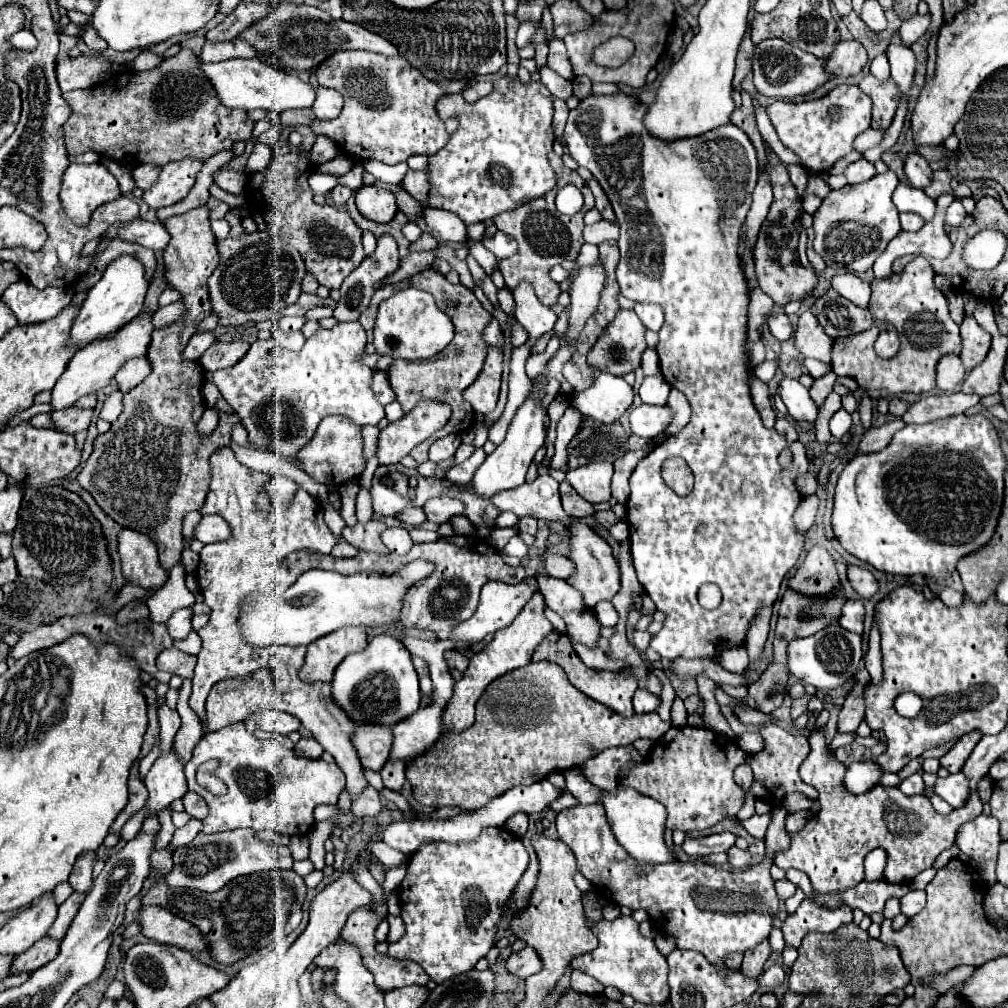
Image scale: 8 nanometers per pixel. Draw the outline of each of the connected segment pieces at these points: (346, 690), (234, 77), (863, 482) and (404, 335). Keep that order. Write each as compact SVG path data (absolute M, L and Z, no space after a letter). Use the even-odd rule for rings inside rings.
M392 634L374 636L366 650L346 656L336 668L332 680L332 698L356 724L394 726L406 716L412 716L418 710L420 688L410 652Z
M224 60L216 64L200 64L200 72L210 80L212 88L218 94L218 100L228 108L240 110L270 110L282 114L290 108L310 108L314 104L314 88L308 82L302 82L294 72L280 72L278 68L262 60Z
M958 414L958 416L934 420L934 422L928 422L928 424L906 424L900 432L894 434L894 438L890 440L890 444L884 450L874 452L874 454L858 454L842 470L842 474L840 474L838 482L836 482L836 490L834 490L834 512L832 512L834 538L842 544L842 548L846 552L850 552L852 556L856 556L856 558L872 564L880 572L906 574L906 576L920 574L920 576L946 578L946 574L956 568L958 558L962 558L962 556L966 556L966 554L982 548L992 538L992 534L996 530L996 522L998 522L1000 510L1002 510L1004 468L1006 468L1006 458L1002 454L996 428L982 414L972 414L972 416Z
M406 288L384 300L374 326L374 346L378 356L404 360L426 360L440 354L452 340L452 322L438 310L434 298L418 288Z

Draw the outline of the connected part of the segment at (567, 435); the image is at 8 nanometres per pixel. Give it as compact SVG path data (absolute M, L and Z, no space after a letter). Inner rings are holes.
M568 407L558 422L556 428L556 442L554 442L555 454L550 466L564 473L567 471L566 448L576 434L582 414L573 407Z

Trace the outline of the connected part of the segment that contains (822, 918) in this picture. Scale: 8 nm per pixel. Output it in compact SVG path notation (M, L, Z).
M808 900L800 904L796 914L788 916L782 924L784 940L786 944L798 948L802 938L808 932L834 932L842 924L853 921L853 911L850 908L836 908L836 910L826 910L820 908Z

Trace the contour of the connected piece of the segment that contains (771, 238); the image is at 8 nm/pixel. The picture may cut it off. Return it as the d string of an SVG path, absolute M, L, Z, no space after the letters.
M768 144L766 152L774 156L774 160L770 160L770 184L774 184L774 200L758 234L758 242L754 248L754 264L762 292L766 292L774 300L774 304L786 306L788 302L802 300L806 294L810 294L818 284L818 276L794 260L794 250L798 246L798 232L794 230L794 220L802 214L802 208L796 202L796 190L790 182L788 166L780 162L780 158L772 152Z

